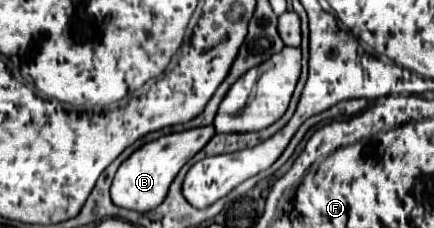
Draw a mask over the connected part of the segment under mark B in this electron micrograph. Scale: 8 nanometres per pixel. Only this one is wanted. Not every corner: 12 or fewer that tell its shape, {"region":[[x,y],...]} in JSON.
{"region":[[215,128],[161,136],[135,150],[111,184],[115,206],[157,208]]}

